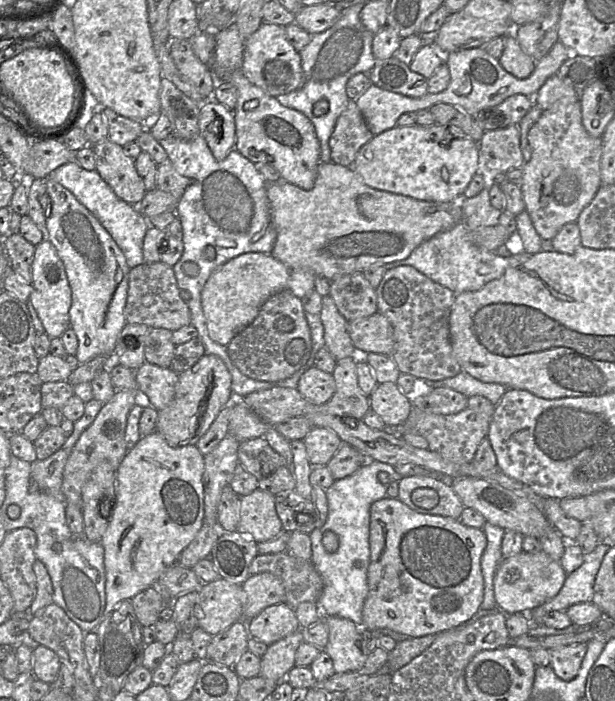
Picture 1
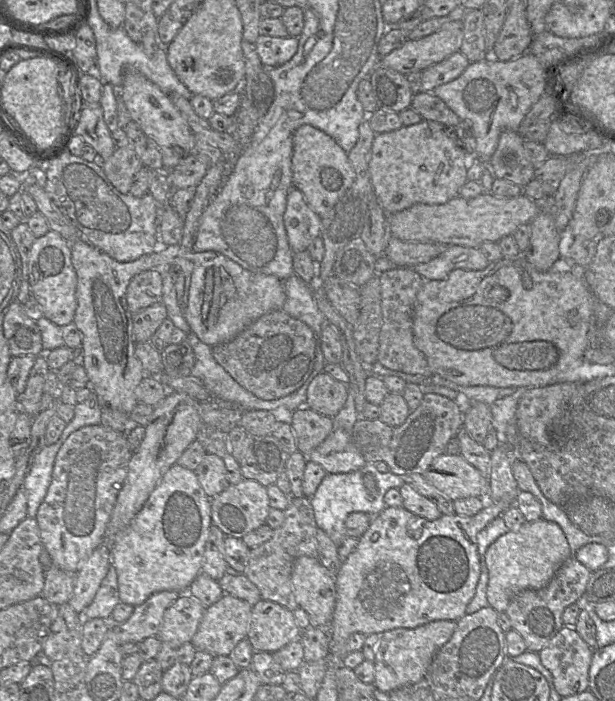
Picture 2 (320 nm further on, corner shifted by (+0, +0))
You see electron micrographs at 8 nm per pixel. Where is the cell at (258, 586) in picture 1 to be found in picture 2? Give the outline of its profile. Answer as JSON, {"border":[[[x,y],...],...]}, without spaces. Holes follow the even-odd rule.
{"border":[[[224,594],[205,609],[197,632],[191,640],[196,651],[215,656],[228,656],[235,646],[247,638],[252,605]]]}

